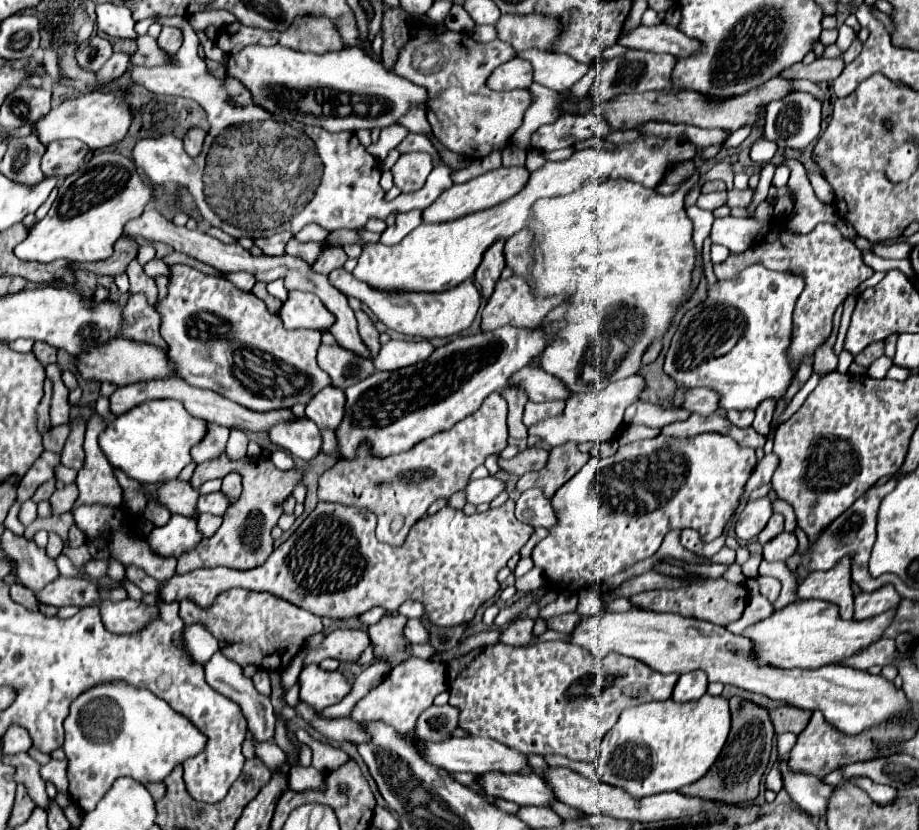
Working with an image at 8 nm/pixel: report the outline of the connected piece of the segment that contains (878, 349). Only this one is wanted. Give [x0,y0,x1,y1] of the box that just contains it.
[855,341,883,367]

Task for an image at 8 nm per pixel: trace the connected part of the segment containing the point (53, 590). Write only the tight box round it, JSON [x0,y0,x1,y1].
[39,575,101,607]

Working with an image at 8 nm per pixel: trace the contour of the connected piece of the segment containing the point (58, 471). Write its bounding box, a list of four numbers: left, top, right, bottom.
[55,464,77,485]

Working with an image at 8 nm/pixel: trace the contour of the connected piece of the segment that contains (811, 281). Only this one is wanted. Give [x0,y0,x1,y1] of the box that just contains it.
[713,217,875,375]

